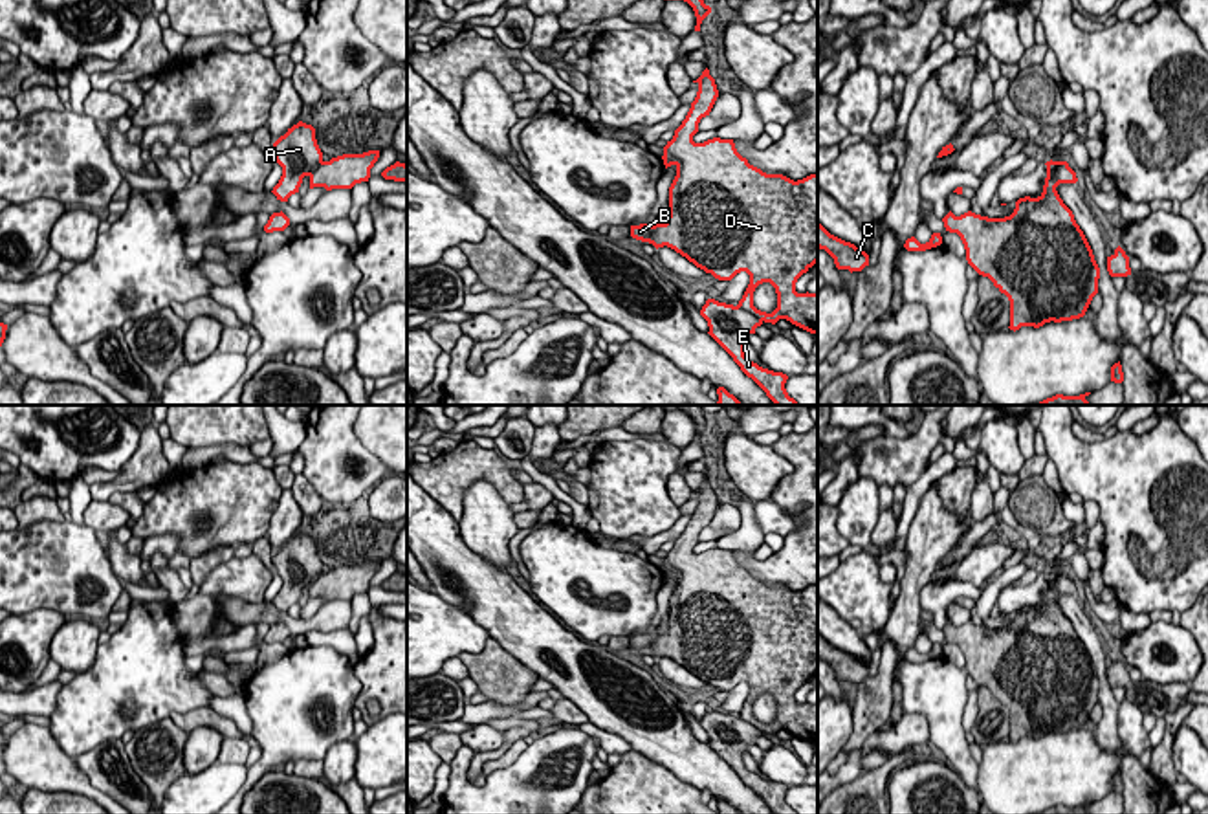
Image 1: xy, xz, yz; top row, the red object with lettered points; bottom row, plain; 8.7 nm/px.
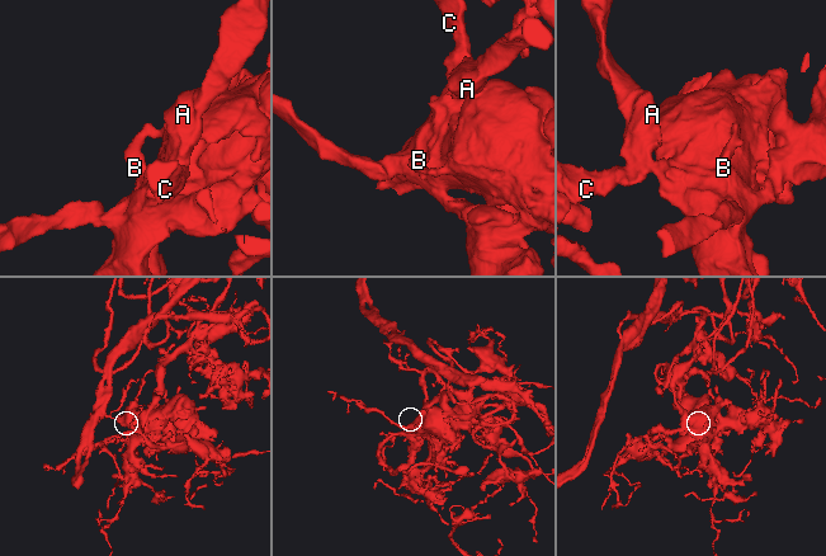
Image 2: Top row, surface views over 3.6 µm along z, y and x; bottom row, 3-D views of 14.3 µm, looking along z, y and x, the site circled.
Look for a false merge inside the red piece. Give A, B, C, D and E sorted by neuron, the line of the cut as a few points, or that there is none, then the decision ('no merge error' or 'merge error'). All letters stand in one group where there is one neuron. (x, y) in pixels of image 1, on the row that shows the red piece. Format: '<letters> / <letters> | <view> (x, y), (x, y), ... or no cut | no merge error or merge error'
A B C D E | no cut | no merge error

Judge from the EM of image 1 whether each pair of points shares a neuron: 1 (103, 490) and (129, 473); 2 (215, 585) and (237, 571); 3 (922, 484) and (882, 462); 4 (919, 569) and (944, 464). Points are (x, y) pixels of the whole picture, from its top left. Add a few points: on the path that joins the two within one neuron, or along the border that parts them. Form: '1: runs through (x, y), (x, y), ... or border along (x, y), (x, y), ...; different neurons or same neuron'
1: runs through (109, 488), (123, 479); same neuron
2: runs through (220, 582), (231, 576); same neuron
3: border along (932, 464), (908, 488); different neurons
4: border along (935, 479), (922, 495), (910, 523); different neurons

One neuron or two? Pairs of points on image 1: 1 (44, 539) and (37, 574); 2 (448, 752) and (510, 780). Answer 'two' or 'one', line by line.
1: one
2: two

